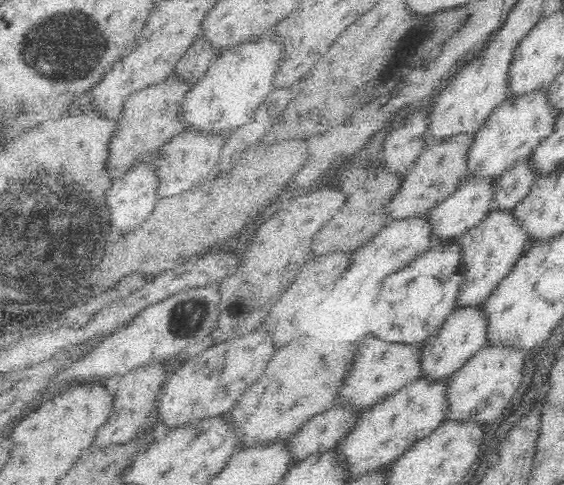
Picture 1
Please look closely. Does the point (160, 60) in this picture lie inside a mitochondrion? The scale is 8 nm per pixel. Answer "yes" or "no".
no

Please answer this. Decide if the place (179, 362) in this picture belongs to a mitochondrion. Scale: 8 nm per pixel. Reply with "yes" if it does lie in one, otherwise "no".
no

